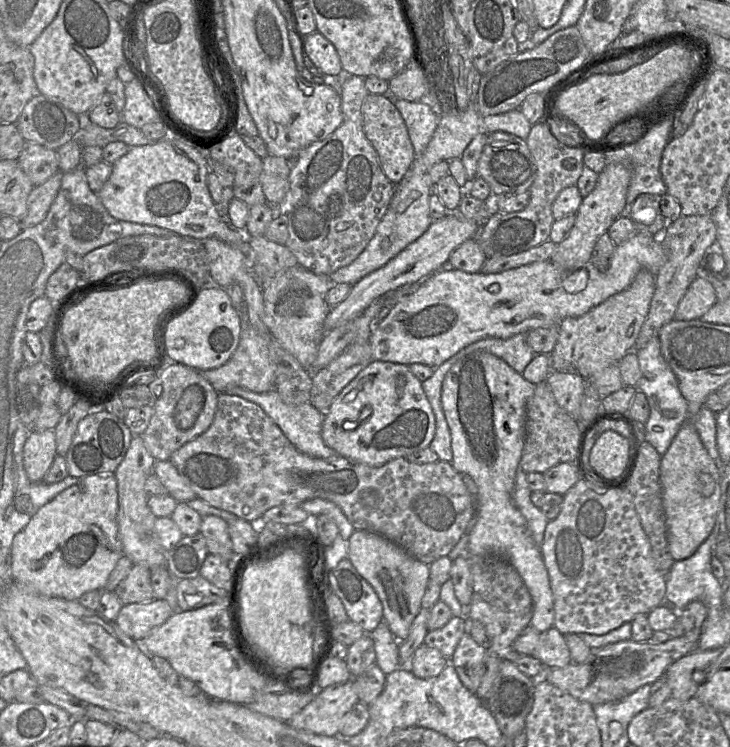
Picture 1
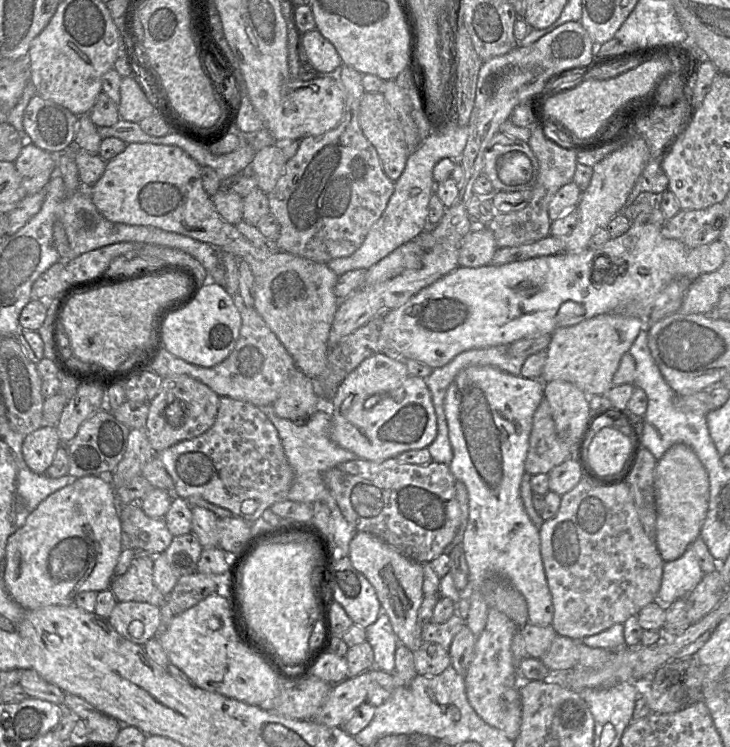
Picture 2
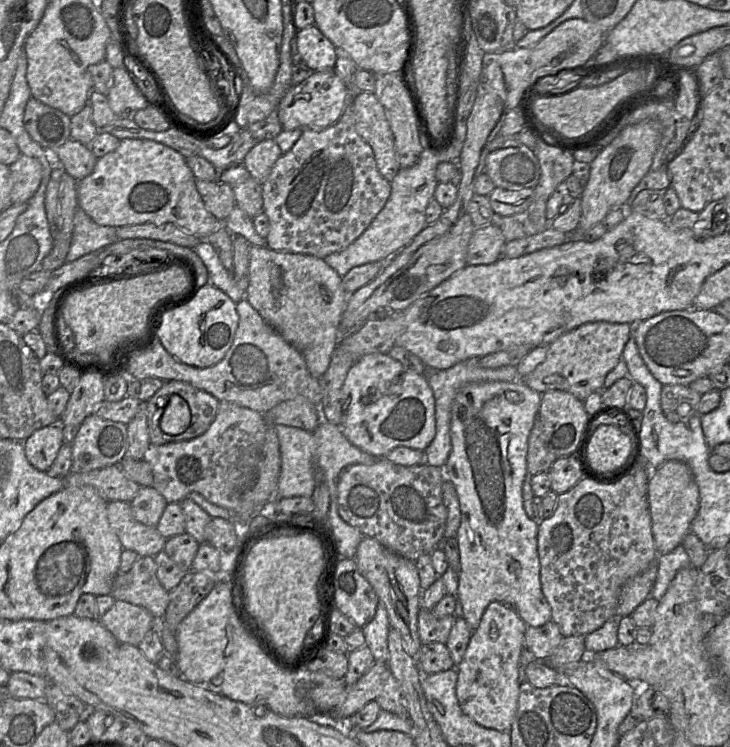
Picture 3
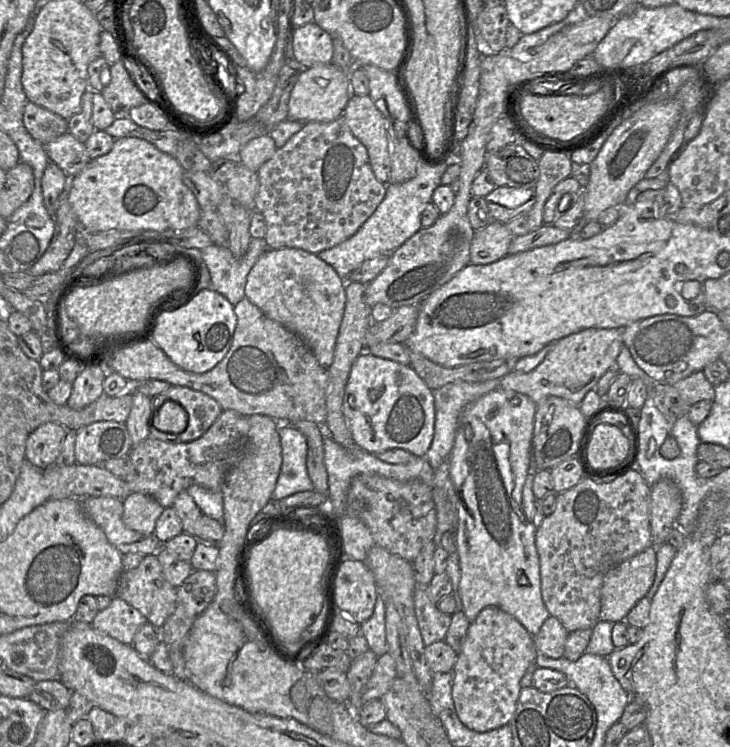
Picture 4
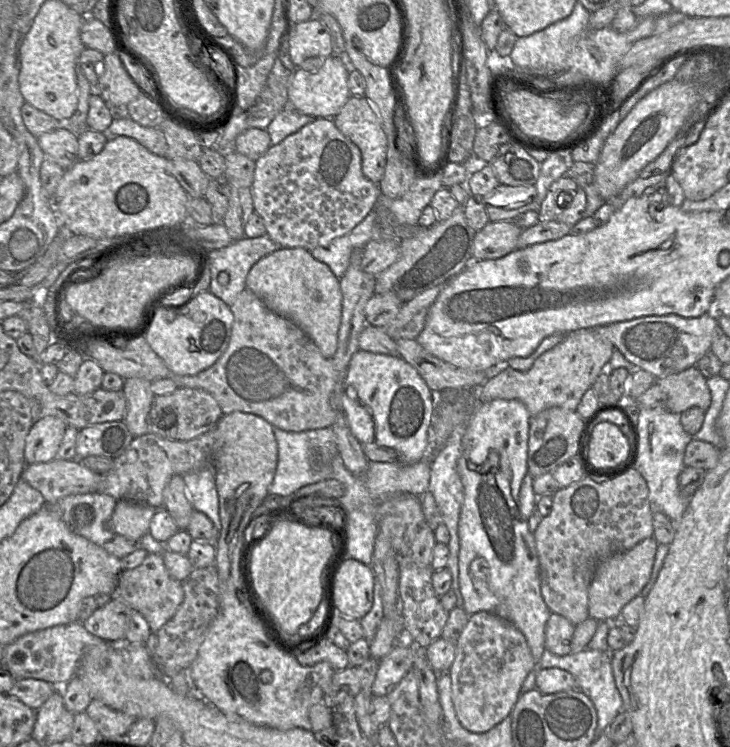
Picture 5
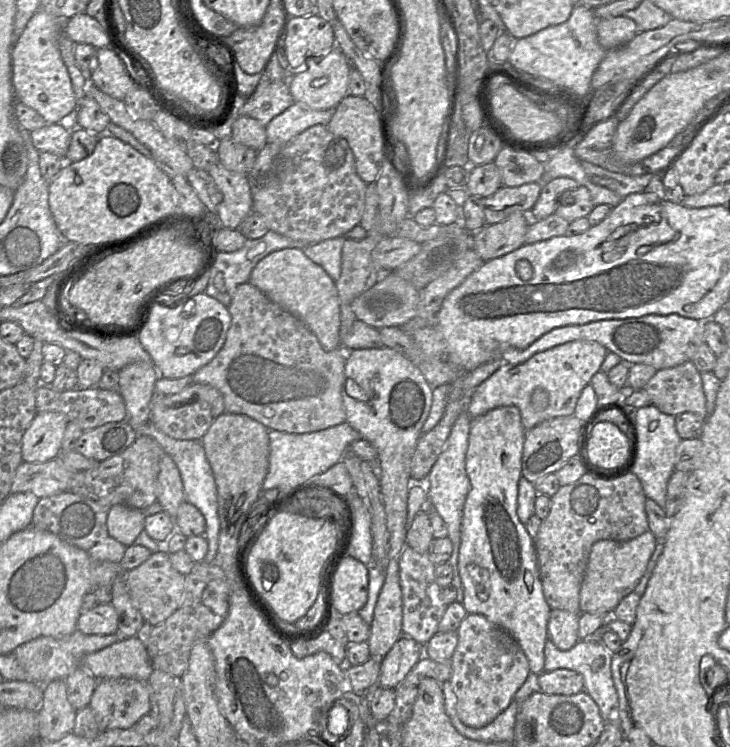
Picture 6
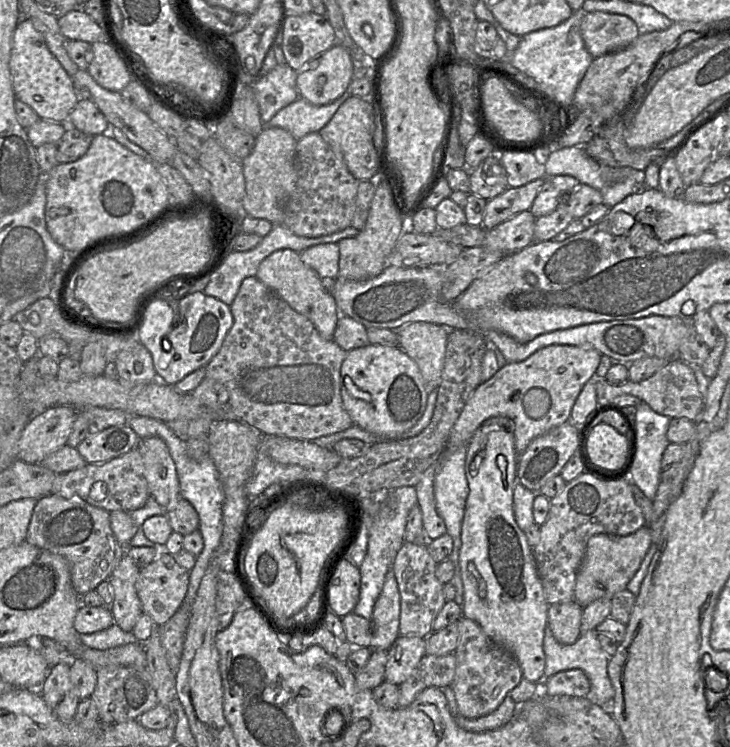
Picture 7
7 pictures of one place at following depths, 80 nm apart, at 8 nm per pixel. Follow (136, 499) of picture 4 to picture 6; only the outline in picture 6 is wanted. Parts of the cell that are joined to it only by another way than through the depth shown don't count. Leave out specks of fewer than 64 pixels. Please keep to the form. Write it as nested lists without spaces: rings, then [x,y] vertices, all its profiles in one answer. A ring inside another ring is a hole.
[[[116,504],[108,512],[106,526],[111,537],[125,545],[134,544],[144,530],[146,515],[143,510],[125,504]]]

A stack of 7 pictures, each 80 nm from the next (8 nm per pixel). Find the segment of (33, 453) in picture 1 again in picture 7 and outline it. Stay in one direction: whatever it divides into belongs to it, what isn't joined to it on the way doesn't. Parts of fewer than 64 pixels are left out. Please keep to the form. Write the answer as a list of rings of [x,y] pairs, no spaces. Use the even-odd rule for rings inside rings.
[[[53,406],[35,416],[23,429],[18,444],[18,459],[29,464],[41,463],[53,451],[66,445],[76,409]]]

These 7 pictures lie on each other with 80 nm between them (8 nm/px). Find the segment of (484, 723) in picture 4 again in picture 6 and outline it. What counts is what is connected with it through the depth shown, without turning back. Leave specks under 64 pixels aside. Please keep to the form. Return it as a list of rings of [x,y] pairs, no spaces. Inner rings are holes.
[[[468,614],[457,630],[458,644],[450,661],[450,684],[456,696],[456,712],[460,721],[472,728],[491,723],[514,700],[514,695],[527,679],[530,669],[527,657],[518,642],[504,629],[480,614]]]

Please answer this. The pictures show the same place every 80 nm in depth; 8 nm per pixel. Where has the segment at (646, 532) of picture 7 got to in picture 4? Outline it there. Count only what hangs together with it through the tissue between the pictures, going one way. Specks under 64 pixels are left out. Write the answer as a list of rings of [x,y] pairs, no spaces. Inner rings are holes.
[[[652,545],[605,574],[601,587],[600,621],[617,623],[625,620],[629,611],[651,588],[656,573],[656,562],[656,547]]]

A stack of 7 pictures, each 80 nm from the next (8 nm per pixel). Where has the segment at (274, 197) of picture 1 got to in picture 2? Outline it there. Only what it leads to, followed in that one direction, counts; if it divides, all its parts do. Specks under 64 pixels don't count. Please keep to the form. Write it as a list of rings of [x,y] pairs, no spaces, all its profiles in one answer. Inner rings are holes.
[[[276,142],[255,152],[250,168],[256,176],[258,187],[264,193],[268,194],[275,188],[287,161]]]

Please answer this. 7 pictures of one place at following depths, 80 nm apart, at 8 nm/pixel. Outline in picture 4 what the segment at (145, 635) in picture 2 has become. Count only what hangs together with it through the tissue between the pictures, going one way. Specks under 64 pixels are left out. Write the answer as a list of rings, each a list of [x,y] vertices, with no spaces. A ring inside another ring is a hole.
[[[113,596],[109,606],[97,612],[91,626],[123,644],[132,645],[135,633],[147,621],[139,610]]]

